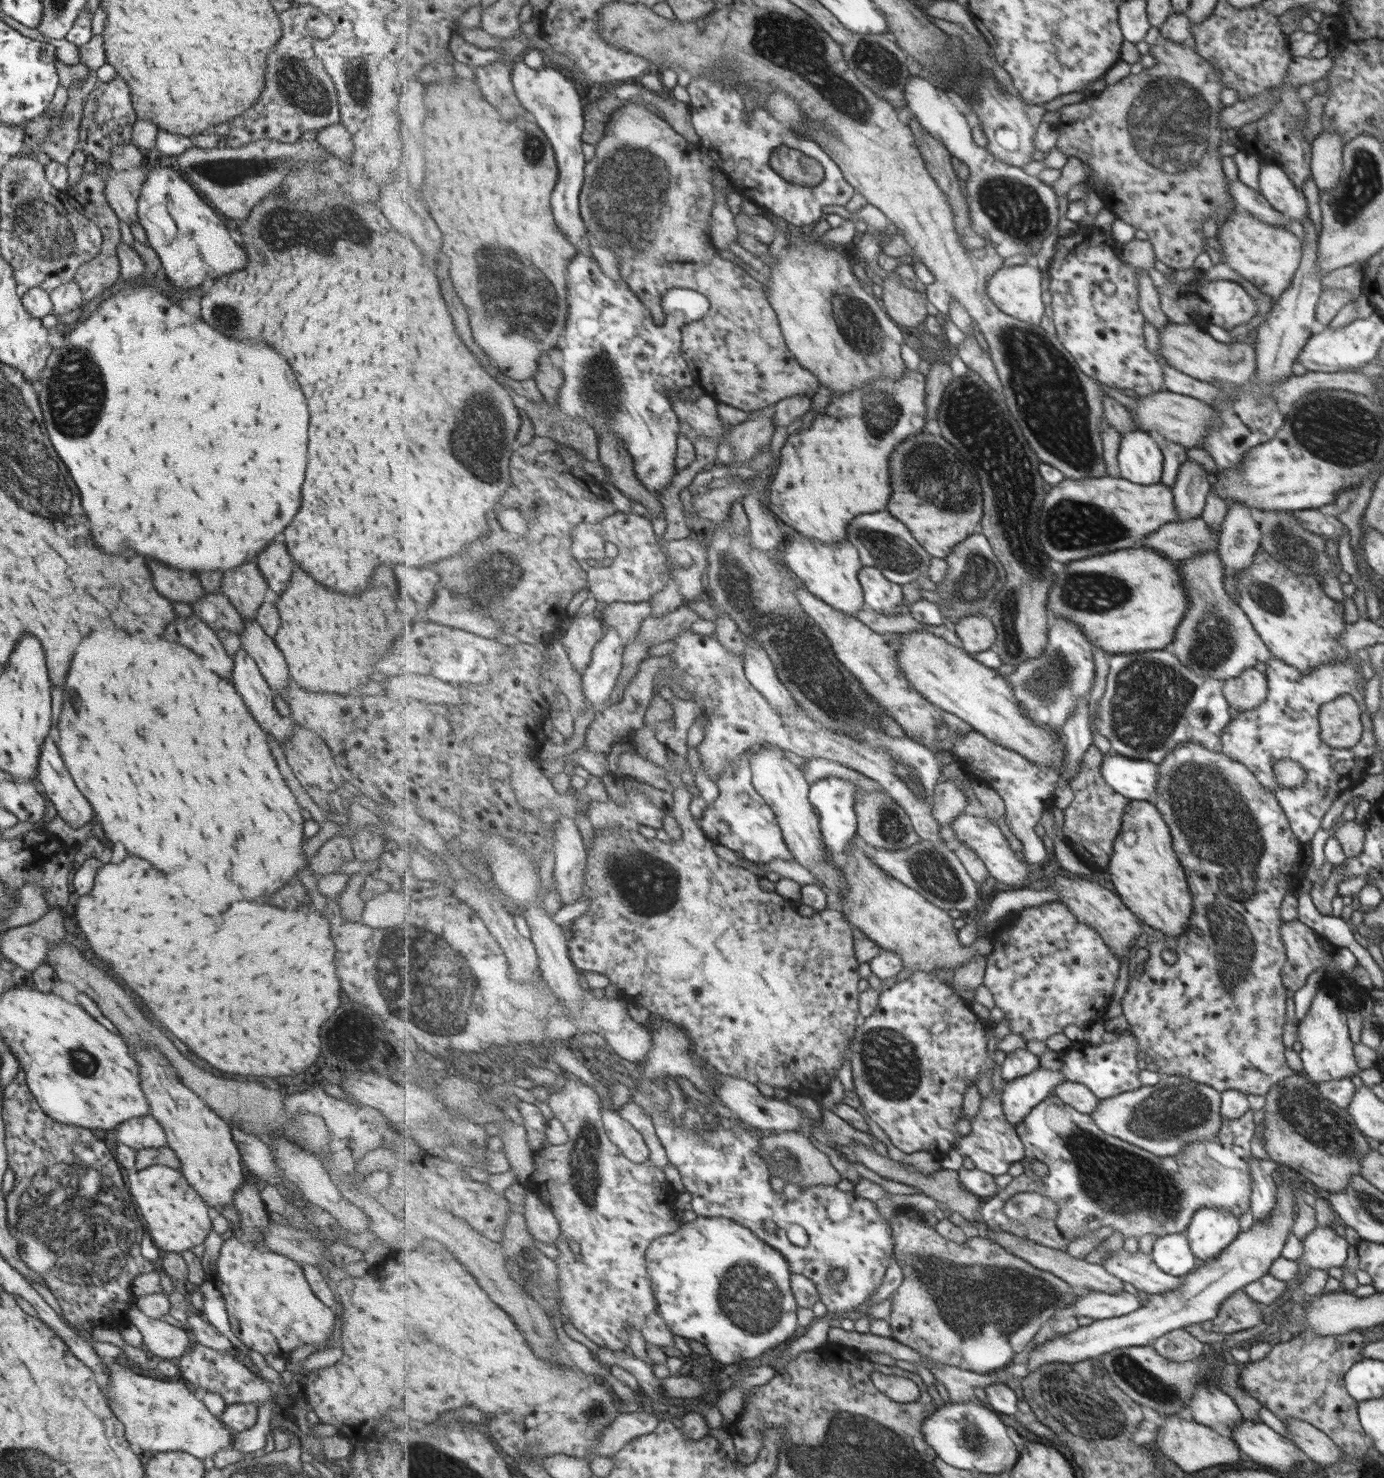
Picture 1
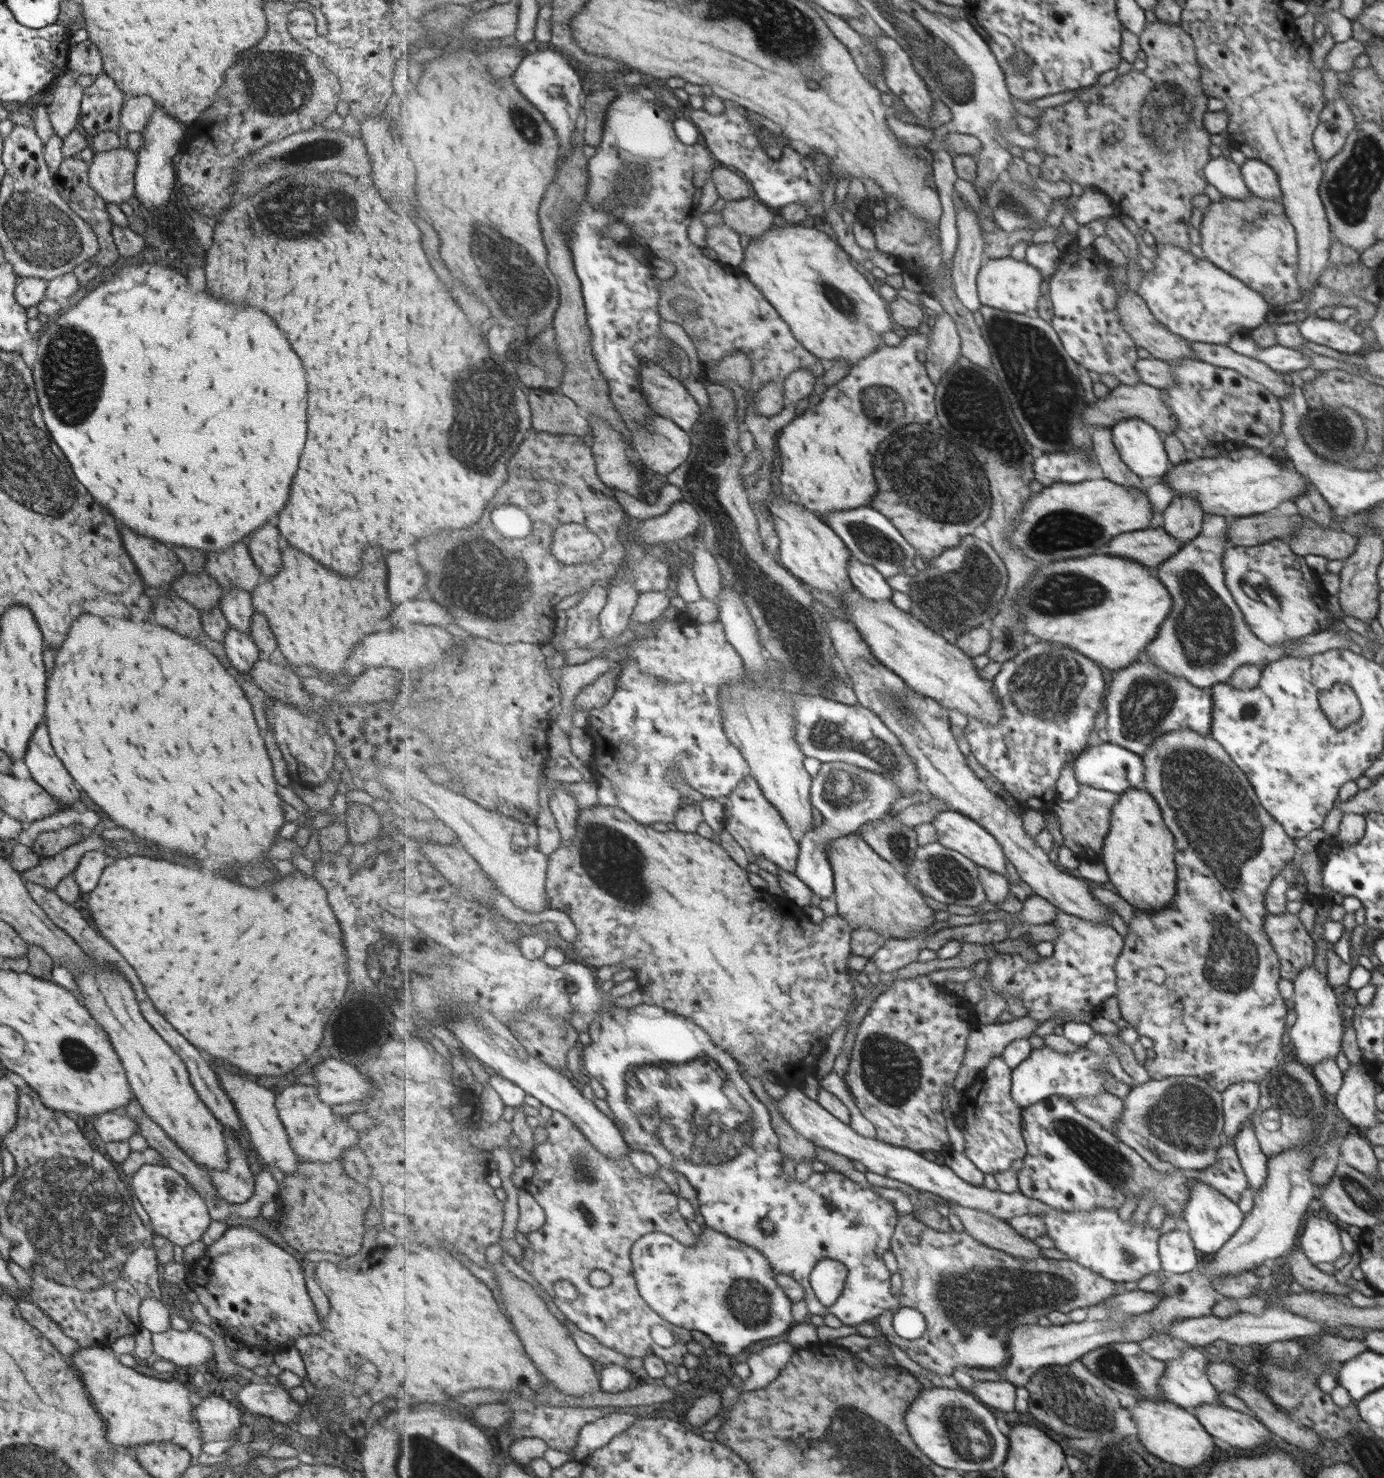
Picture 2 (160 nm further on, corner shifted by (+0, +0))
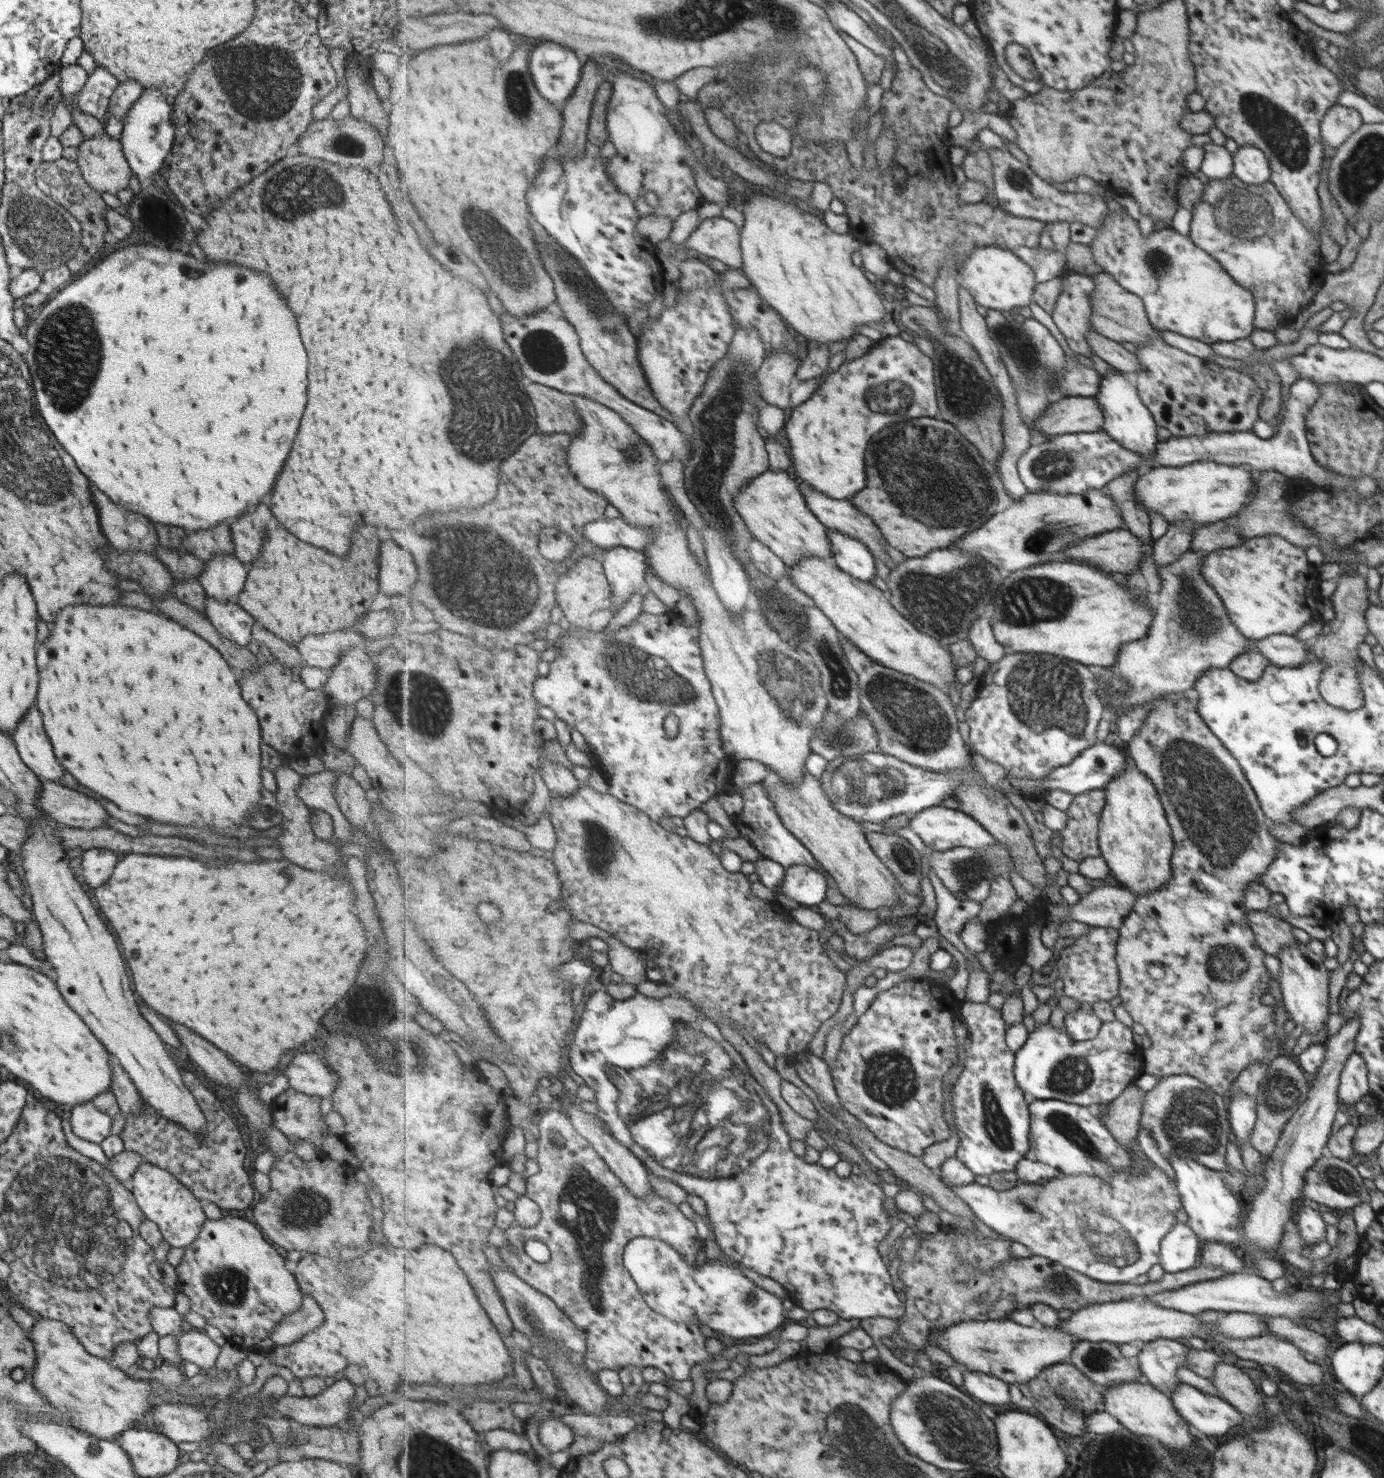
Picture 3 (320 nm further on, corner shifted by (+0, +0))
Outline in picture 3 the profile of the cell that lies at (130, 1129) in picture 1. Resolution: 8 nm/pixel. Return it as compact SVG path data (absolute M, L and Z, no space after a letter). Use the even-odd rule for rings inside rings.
M91 1102L75 1105L69 1112L69 1124L75 1137L99 1144L111 1135L111 1122L106 1114L99 1112Z

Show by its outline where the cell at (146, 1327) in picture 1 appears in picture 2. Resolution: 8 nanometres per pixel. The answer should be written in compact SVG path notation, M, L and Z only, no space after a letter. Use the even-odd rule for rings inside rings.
M188 1328L185 1331L167 1329L151 1333L150 1342L154 1358L173 1362L177 1366L205 1364L213 1360L213 1349L207 1337Z

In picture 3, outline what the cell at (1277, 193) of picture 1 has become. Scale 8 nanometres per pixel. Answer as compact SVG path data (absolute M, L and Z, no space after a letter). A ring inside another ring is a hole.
M1238 146L1231 155L1233 176L1239 178L1241 182L1250 185L1261 185L1269 178L1268 160L1263 158L1260 148Z

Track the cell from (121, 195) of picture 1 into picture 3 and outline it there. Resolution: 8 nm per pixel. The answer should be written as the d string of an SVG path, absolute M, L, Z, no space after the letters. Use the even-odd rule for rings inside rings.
M107 133L83 139L77 145L76 164L83 180L98 193L114 195L127 187L132 174L120 143Z

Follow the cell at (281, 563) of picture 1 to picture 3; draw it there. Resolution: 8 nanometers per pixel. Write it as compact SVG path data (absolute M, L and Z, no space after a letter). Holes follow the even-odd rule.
M257 504L257 508L247 510L245 514L241 514L241 518L237 518L229 524L234 556L247 568L256 559L257 550L263 542L265 522L269 522L269 518L271 518L271 514L269 514L267 506Z

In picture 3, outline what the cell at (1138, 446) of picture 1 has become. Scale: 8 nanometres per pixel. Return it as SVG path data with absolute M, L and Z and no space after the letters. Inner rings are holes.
M1113 369L1101 376L1099 393L1094 396L1094 399L1103 417L1102 430L1127 450L1152 461L1158 442L1155 437L1156 423L1152 418L1152 413L1140 398L1137 385L1133 386L1133 382L1129 382L1129 378L1125 377L1123 371Z

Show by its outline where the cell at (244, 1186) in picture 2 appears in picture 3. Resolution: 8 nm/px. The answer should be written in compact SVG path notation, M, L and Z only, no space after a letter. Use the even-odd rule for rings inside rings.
M180 1067L181 1080L193 1095L205 1119L205 1136L199 1140L175 1122L167 1122L141 1100L140 1111L126 1114L125 1128L119 1132L125 1151L140 1154L145 1162L172 1174L199 1202L213 1202L218 1208L243 1210L255 1202L249 1176L243 1169L245 1146L229 1114L221 1109L221 1097L207 1089L199 1078Z

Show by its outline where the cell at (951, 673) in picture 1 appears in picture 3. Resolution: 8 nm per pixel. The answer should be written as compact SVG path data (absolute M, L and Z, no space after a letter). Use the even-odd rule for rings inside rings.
M803 557L796 565L788 566L787 577L797 589L808 595L815 606L819 607L842 632L847 640L859 647L861 651L869 656L873 661L881 663L887 668L899 671L903 674L913 675L919 680L934 684L937 688L943 689L945 692L951 688L953 682L959 684L959 678L956 675L956 660L949 654L949 650L940 640L933 638L932 635L925 634L913 622L909 622L895 606L888 595L883 590L879 590L877 586L869 584L869 582L861 582L857 578L853 578L851 574L847 574L835 562L826 561L821 558Z

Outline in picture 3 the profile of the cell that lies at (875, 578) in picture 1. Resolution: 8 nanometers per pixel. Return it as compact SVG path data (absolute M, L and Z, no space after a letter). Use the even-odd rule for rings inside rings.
M828 528L832 536L835 564L861 582L871 584L875 578L875 558L861 540L851 538L839 530Z

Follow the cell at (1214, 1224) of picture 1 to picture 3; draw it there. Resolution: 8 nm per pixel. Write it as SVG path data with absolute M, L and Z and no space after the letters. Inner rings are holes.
M1176 1154L1167 1160L1174 1170L1177 1194L1187 1214L1186 1225L1196 1234L1199 1242L1237 1242L1240 1239L1239 1230L1235 1227L1239 1218L1239 1202L1229 1192L1219 1172Z

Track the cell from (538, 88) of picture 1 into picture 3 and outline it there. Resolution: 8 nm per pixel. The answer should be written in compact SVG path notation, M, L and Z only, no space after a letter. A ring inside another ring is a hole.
M547 41L535 47L529 70L540 94L563 110L582 77L584 58L569 47Z

